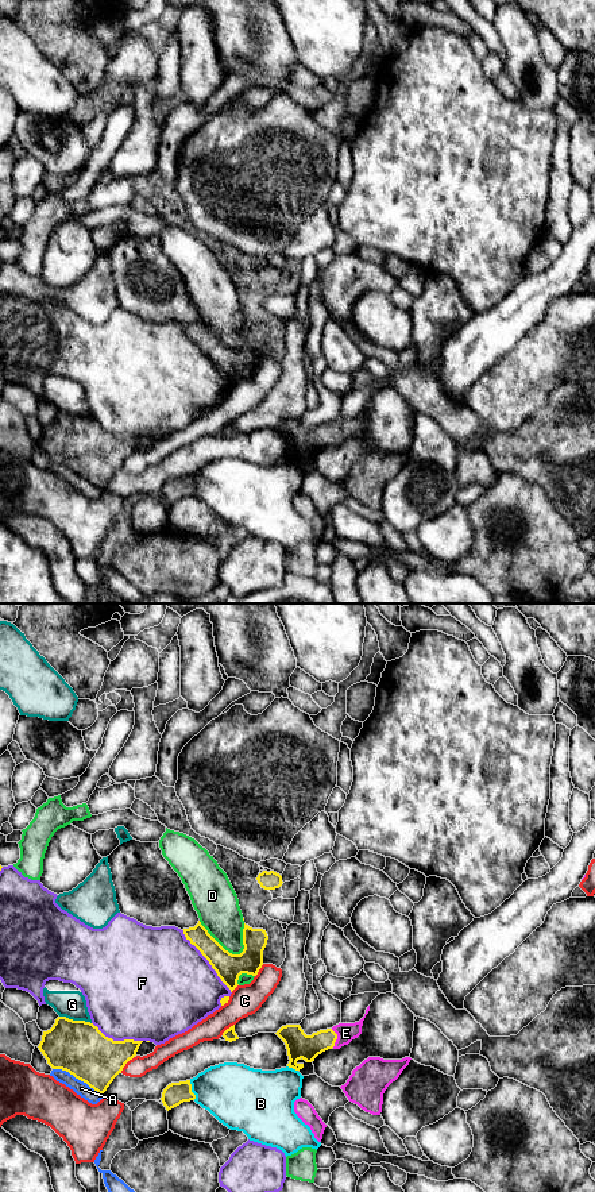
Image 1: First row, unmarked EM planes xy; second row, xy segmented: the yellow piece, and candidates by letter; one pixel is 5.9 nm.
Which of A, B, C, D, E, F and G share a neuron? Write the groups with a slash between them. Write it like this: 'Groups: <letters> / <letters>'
Groups: A / B / C / D / E / F / G

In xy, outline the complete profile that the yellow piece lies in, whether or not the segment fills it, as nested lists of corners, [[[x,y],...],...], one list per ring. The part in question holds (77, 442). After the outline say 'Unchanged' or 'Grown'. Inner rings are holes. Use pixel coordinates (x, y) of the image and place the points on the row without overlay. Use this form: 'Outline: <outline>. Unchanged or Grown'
Outline: [[[58,412],[38,443],[53,464],[69,467],[103,490],[142,437],[113,436],[90,417]]]. Unchanged

